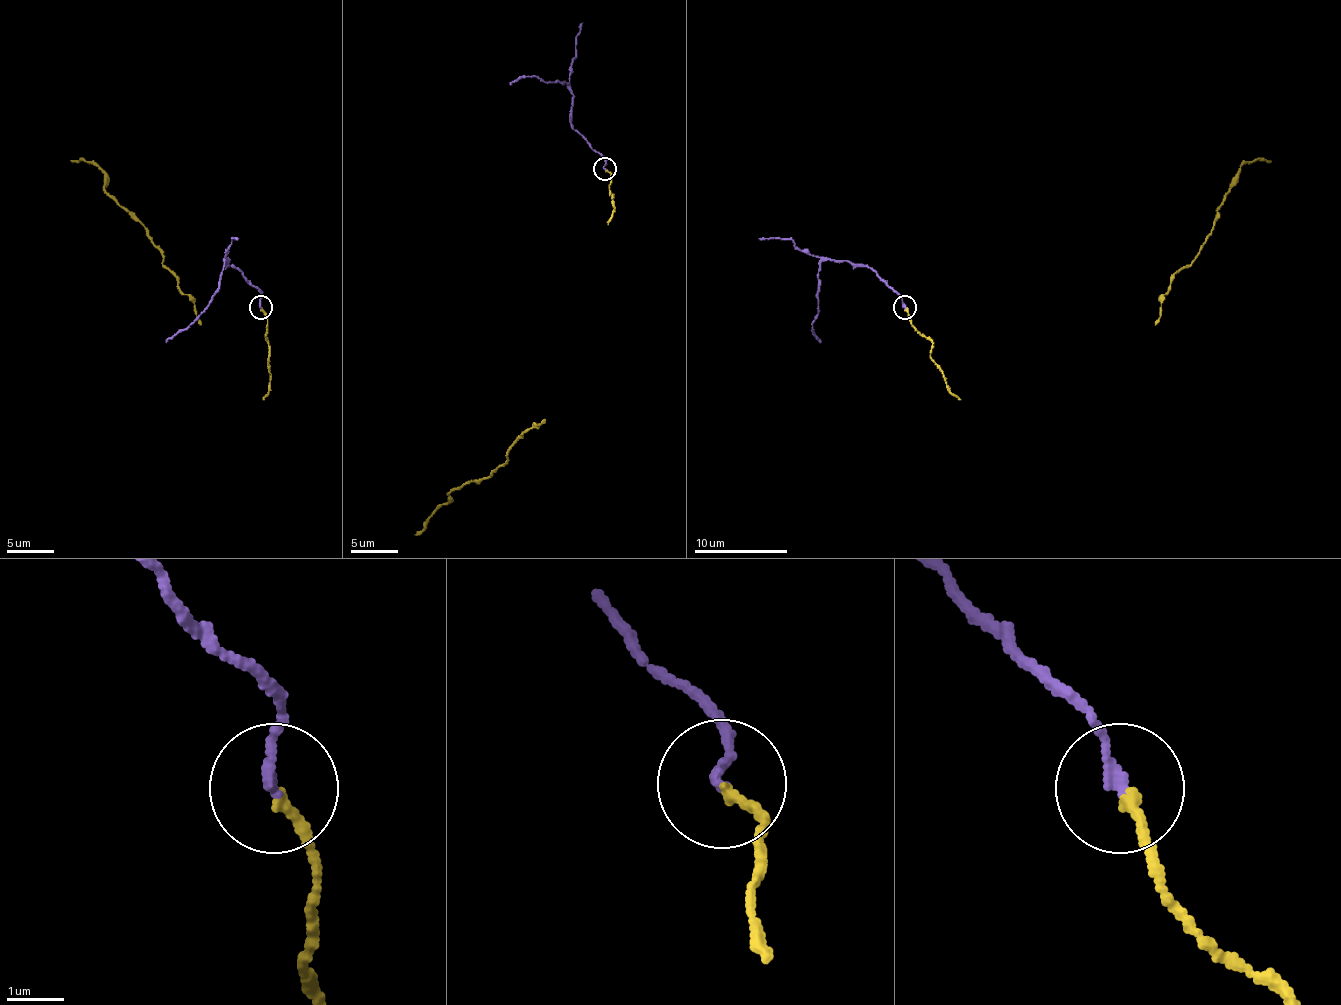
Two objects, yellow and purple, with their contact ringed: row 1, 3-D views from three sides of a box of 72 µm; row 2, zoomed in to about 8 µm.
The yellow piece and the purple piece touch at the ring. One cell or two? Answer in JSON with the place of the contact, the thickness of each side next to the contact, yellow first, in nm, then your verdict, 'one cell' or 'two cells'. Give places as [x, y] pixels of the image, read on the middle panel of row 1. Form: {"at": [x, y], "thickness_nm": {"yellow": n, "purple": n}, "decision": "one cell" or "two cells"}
{"at": [604, 168], "thickness_nm": {"yellow": 180, "purple": 170}, "decision": "one cell"}

